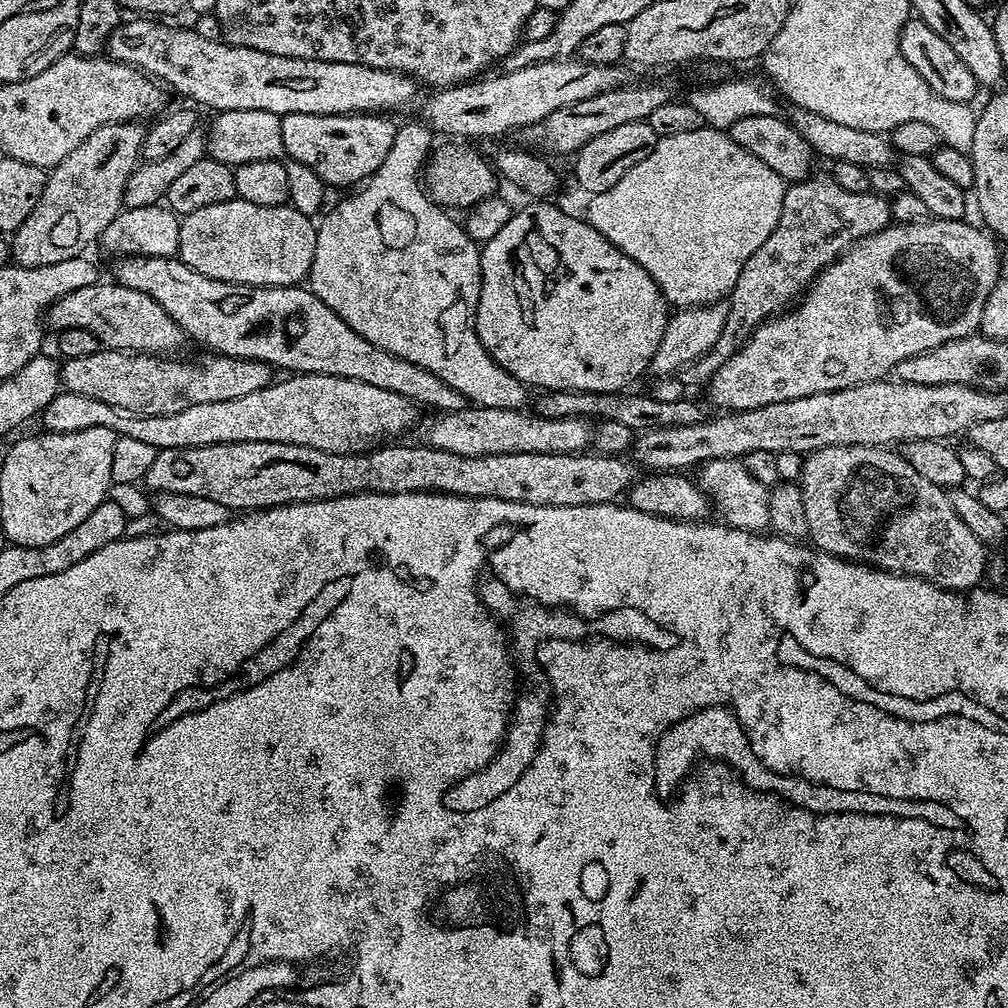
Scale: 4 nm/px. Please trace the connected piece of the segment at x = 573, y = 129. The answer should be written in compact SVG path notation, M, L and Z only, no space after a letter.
M629 82L622 88L599 92L594 94L594 98L586 98L582 102L574 102L570 106L554 110L554 114L531 125L526 135L530 143L537 144L532 145L537 149L545 148L546 151L557 152L560 156L566 155L567 152L575 154L582 146L586 146L586 142L590 142L590 138L598 138L598 134L606 134L617 126L626 126L626 122L647 121L648 116L658 110L658 106L667 104L673 96L674 92L664 84Z

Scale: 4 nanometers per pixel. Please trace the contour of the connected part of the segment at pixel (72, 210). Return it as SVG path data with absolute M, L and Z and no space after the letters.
M125 122L122 124L107 124L90 138L78 142L62 162L58 162L56 167L48 172L48 181L42 190L42 198L38 206L34 206L34 211L30 213L30 218L18 226L16 232L10 236L10 256L19 267L33 268L34 266L54 266L54 262L66 262L75 260L87 250L91 244L95 245L99 241L102 230L114 222L114 218L124 208L124 191L126 182L130 174L141 163L142 142L146 128L140 122Z

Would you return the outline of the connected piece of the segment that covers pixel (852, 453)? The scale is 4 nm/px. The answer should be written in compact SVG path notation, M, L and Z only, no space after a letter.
M855 444L826 446L804 456L798 485L811 543L820 551L839 556L841 560L859 562L901 576L918 576L949 592L966 592L977 587L986 576L985 545L955 513L949 493L922 478L922 474L918 474L918 470L914 470L899 451L892 451L896 450Z

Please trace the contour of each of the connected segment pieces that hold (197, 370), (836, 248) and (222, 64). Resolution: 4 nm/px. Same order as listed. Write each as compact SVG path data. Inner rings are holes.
M101 350L88 355L87 358L64 360L59 365L60 382L63 391L86 394L86 398L98 398L98 402L106 402L122 412L131 412L137 416L161 416L178 414L178 410L186 410L186 406L202 402L226 402L230 398L242 398L246 394L254 394L254 390L262 390L274 380L273 369L257 360L243 360L215 354L204 354L201 360L176 359L180 358L169 358L164 354Z
M809 175L806 180L798 180L785 187L778 226L774 226L770 238L766 238L766 242L746 258L746 266L742 266L742 274L738 274L738 282L730 293L726 326L722 326L718 342L714 342L712 349L702 354L702 358L679 373L680 381L686 386L707 385L722 365L749 340L753 330L785 311L823 268L839 260L847 248L862 238L881 232L893 223L892 208L888 205L891 203L885 197L871 190L854 194L850 190L842 190L831 175L816 175Z
M156 18L128 19L112 34L111 59L146 70L161 85L189 96L193 105L205 104L213 113L270 110L279 117L295 112L319 116L388 114L391 108L406 107L418 89L417 81L404 72L378 70L354 62L266 54L262 50L234 46L223 39L210 41L188 26L171 28L168 25L171 23Z

